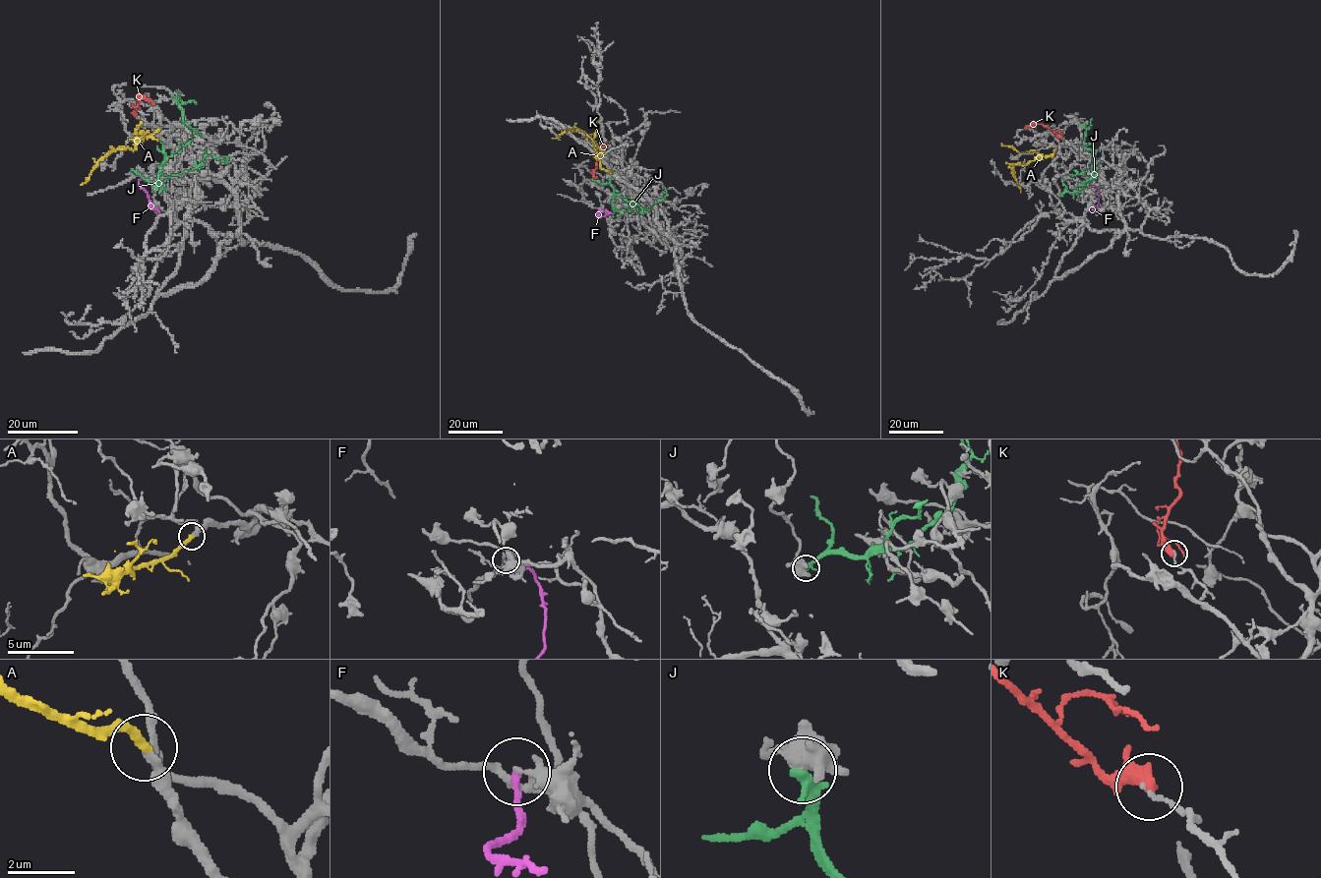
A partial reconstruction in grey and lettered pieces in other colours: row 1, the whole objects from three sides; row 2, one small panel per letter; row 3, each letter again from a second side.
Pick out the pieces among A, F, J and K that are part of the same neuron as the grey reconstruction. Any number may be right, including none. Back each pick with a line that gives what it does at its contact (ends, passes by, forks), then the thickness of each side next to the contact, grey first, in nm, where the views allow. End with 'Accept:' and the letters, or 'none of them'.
A: it ends there; 280 nm thick on the grey side, 280 nm on the other
Accept: A

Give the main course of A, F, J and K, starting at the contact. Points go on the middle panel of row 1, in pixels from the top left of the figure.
A: (612, 172), (600, 167), (594, 144), (584, 132), (567, 130), (552, 138)
F: (599, 208), (597, 215), (613, 213)
J: (609, 178), (614, 190), (614, 208), (638, 210), (639, 204), (631, 200), (630, 204), (631, 205), (641, 205)
K: (596, 179), (593, 175), (596, 152), (609, 144)

